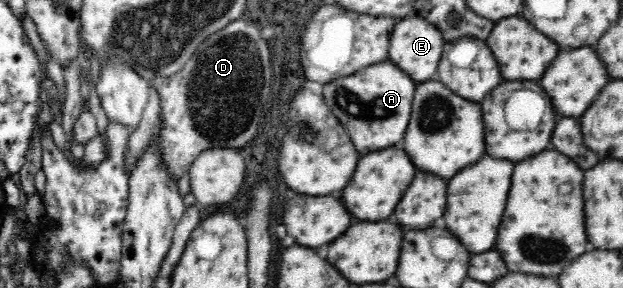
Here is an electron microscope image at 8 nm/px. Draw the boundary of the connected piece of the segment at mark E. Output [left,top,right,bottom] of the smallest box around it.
[388,17,449,83]

